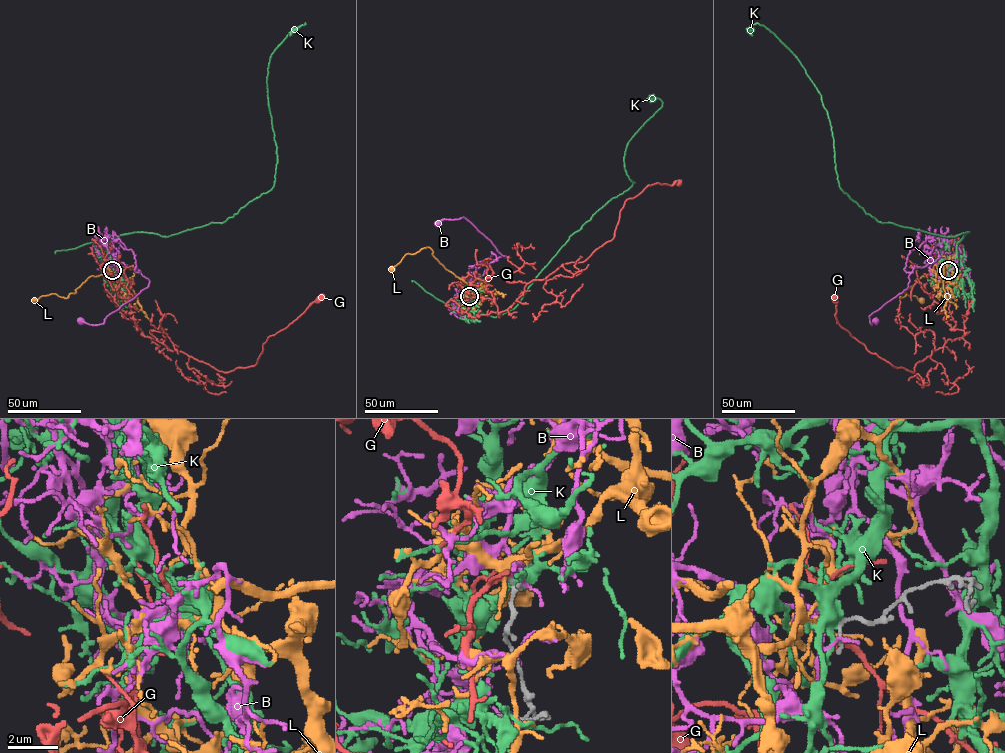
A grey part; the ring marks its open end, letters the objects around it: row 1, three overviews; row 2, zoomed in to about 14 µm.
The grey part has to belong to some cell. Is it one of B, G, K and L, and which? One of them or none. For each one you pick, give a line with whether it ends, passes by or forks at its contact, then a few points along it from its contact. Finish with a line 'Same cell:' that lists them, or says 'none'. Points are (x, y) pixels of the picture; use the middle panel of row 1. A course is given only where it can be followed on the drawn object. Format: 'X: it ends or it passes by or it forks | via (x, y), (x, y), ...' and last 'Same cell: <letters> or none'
L: it forks | via (469, 296), (477, 287), (448, 270), (429, 247), (407, 253), (392, 268)
Same cell: L

